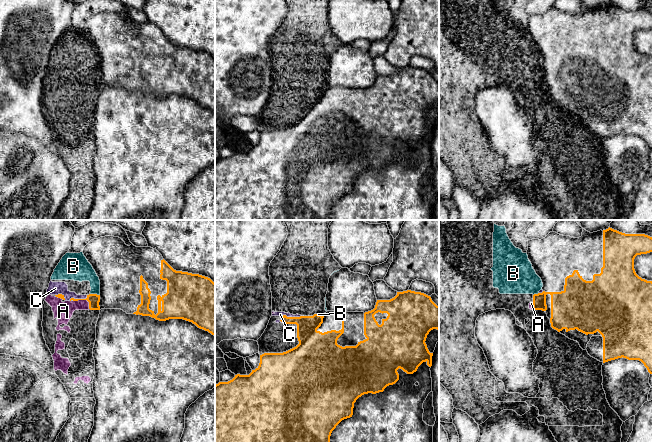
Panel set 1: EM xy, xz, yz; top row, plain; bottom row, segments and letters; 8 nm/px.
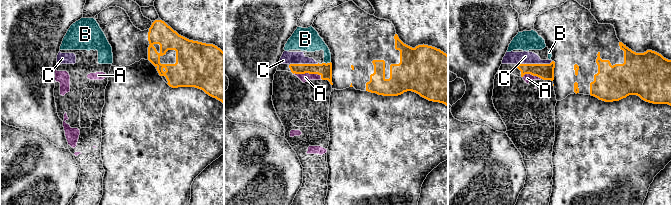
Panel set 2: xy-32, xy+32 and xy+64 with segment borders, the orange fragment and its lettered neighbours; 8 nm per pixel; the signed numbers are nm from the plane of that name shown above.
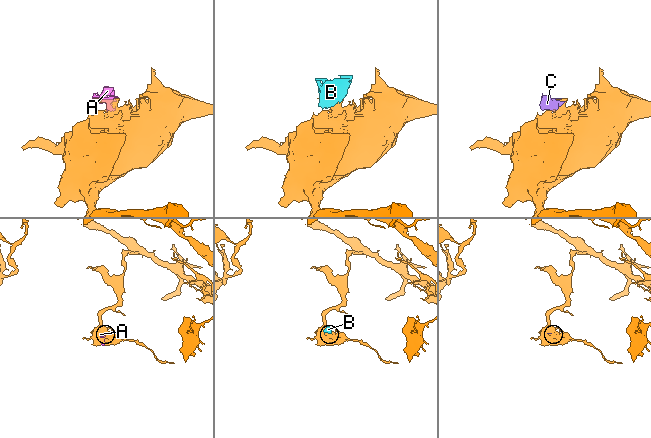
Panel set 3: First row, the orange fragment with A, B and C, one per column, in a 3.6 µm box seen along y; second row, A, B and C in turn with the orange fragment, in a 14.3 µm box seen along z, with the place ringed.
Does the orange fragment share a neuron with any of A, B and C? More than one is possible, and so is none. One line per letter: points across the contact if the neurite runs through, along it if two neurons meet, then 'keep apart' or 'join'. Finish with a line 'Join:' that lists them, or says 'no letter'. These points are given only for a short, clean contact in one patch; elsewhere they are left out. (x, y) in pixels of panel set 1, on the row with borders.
A: border xy (73, 300), (86, 300), (89, 308); keep apart
B: border xy (90, 293), (99, 295); keep apart
C: border xz (300, 315), (284, 315), (279, 320); keep apart
Join: no letter

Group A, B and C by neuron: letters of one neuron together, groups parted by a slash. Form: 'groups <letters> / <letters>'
groups A B C

